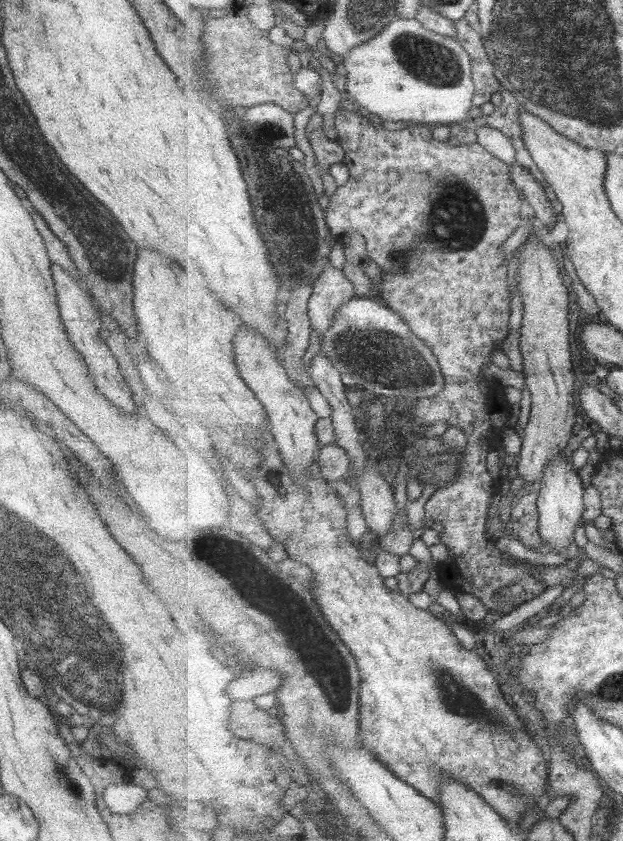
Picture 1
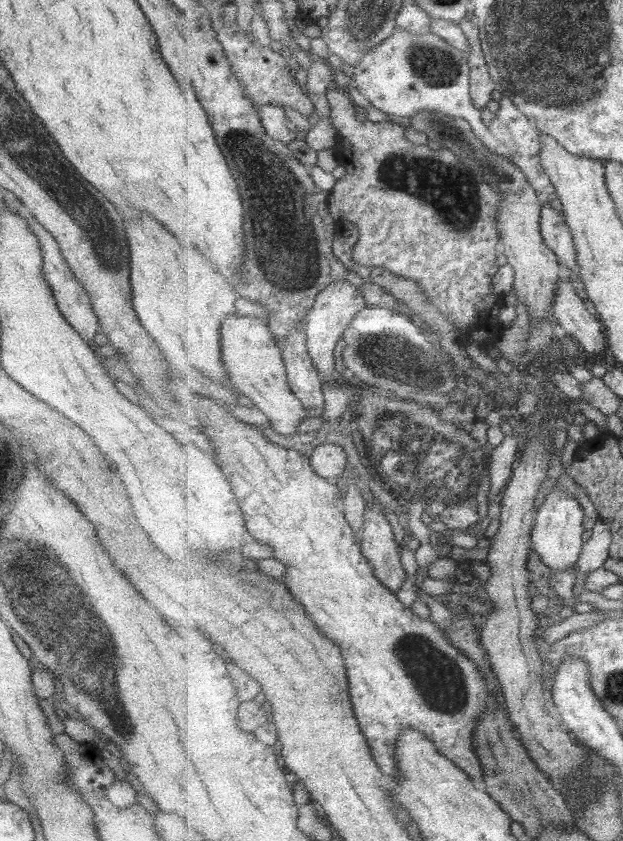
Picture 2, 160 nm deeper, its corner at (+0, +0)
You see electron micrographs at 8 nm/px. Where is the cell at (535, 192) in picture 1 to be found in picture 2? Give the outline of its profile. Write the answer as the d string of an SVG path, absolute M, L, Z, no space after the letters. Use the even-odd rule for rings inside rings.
M543 202L542 235L546 245L558 255L560 264L564 264L581 278L578 266L578 250L570 226L566 223L563 213Z

